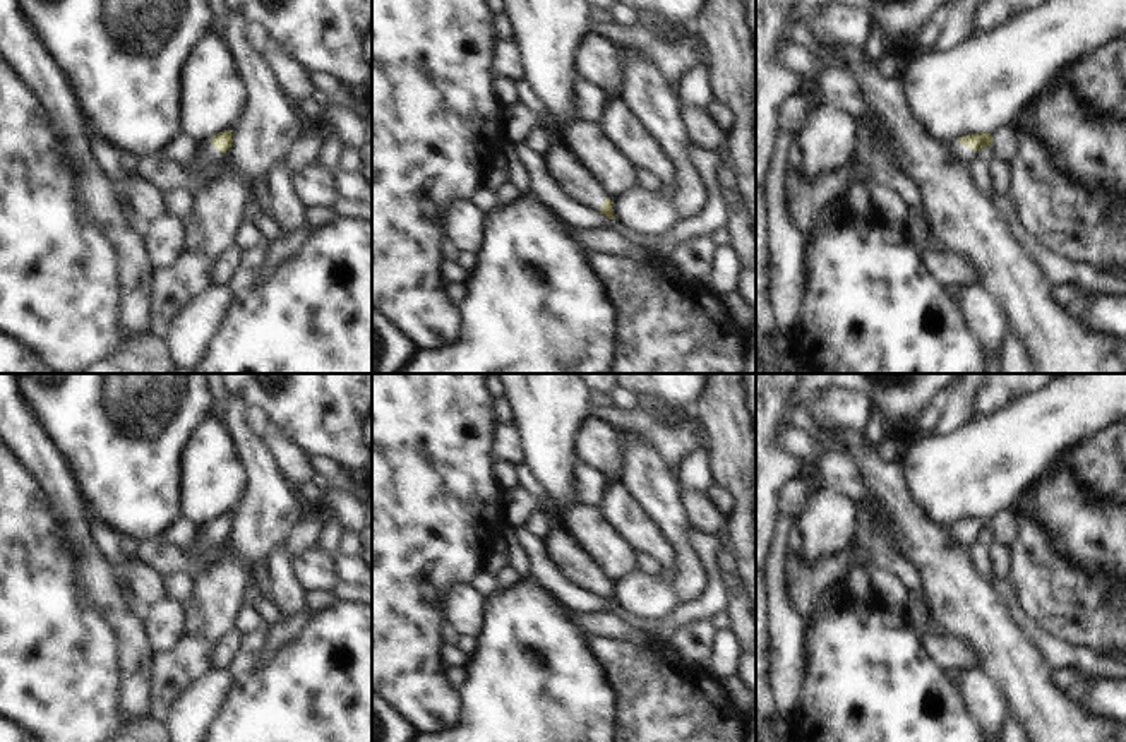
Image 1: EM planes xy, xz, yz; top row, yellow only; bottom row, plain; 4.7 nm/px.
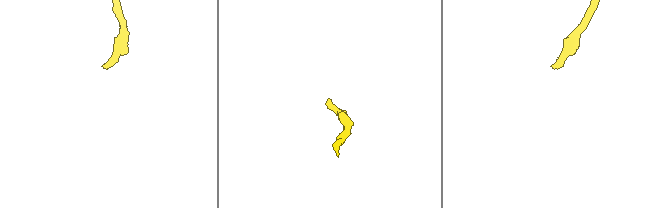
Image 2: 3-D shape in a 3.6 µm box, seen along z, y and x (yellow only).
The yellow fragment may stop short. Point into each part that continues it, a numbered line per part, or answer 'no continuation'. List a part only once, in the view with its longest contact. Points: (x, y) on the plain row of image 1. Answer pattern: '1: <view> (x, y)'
1: yz (964, 537)

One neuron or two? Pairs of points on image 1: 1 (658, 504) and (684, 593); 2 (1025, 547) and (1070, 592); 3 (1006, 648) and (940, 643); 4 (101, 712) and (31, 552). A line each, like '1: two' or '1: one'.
1: one
2: one
3: two
4: one

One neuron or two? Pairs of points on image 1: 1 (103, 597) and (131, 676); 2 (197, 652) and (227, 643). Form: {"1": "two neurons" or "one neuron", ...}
{"1": "one neuron", "2": "two neurons"}

